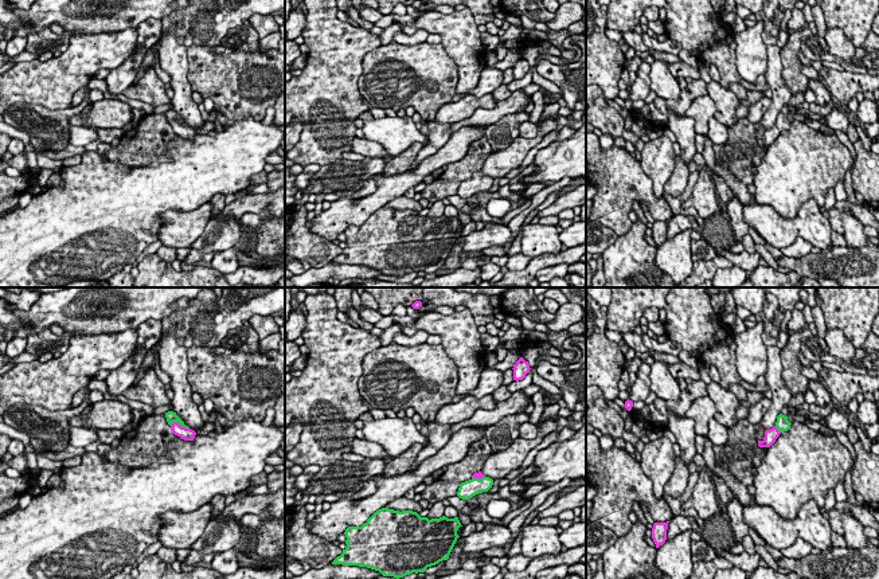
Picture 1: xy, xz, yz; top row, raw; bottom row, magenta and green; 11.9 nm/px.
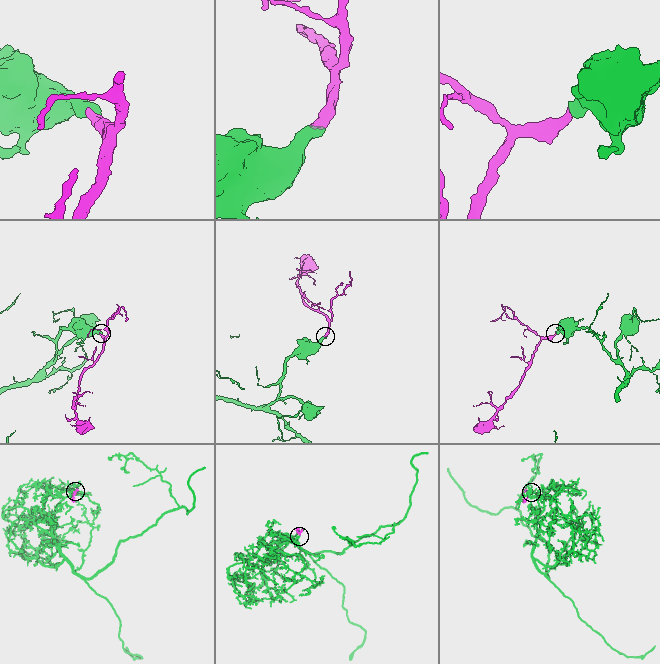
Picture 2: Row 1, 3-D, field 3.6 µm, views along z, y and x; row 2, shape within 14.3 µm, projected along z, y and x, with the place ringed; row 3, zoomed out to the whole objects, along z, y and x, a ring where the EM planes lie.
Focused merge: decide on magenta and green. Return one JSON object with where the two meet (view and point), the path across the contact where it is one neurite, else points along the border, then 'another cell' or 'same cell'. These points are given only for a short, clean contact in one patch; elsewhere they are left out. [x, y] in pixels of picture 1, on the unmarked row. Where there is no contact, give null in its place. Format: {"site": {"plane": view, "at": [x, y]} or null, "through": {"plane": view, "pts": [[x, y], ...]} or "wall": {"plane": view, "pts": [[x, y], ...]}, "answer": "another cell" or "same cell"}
{"site": {"plane": "xy", "at": [179, 124]}, "through": {"plane": "xy", "pts": [[187, 133], [179, 124], [171, 116]]}, "answer": "same cell"}

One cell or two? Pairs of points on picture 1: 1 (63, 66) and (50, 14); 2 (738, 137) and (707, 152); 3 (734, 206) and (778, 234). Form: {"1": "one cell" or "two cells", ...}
{"1": "two cells", "2": "two cells", "3": "two cells"}

